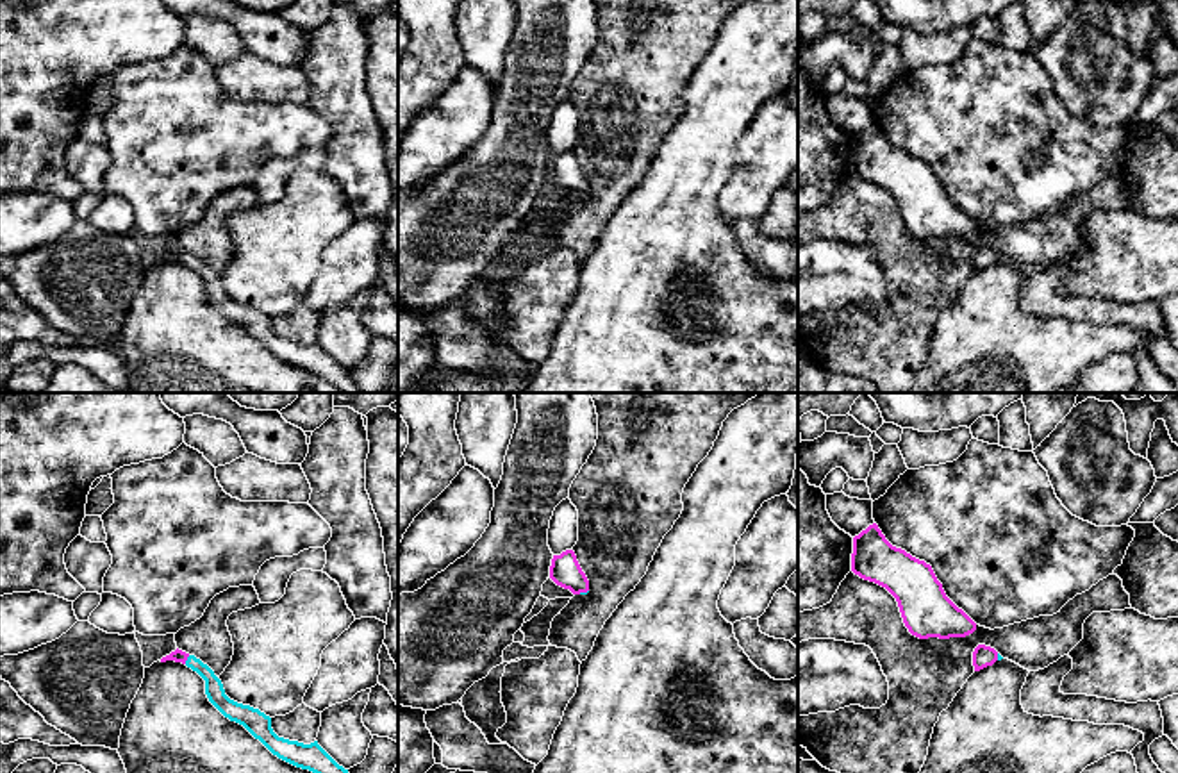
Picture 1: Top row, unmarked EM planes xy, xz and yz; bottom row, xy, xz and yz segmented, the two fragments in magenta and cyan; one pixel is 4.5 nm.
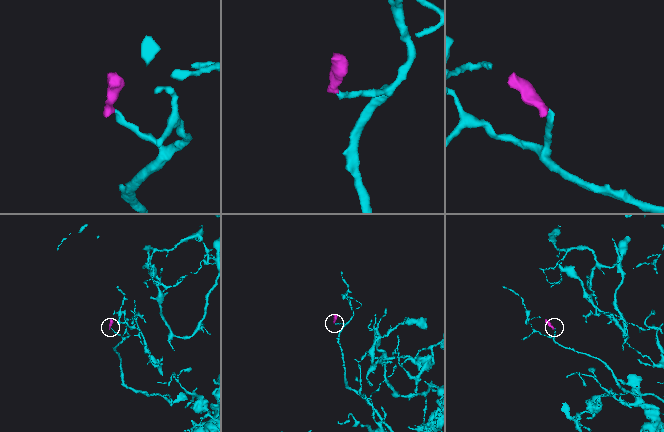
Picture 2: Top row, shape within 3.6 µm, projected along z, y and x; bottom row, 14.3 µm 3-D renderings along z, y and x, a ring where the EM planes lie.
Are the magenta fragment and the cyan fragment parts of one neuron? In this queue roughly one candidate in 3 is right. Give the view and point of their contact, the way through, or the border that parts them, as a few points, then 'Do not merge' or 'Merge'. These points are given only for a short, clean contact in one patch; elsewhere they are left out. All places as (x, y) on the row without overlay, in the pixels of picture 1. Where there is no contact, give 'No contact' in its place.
Touches magenta at xy (186, 259). Path across: xy (177, 256), (186, 259), (211, 279), (215, 291). Merge

